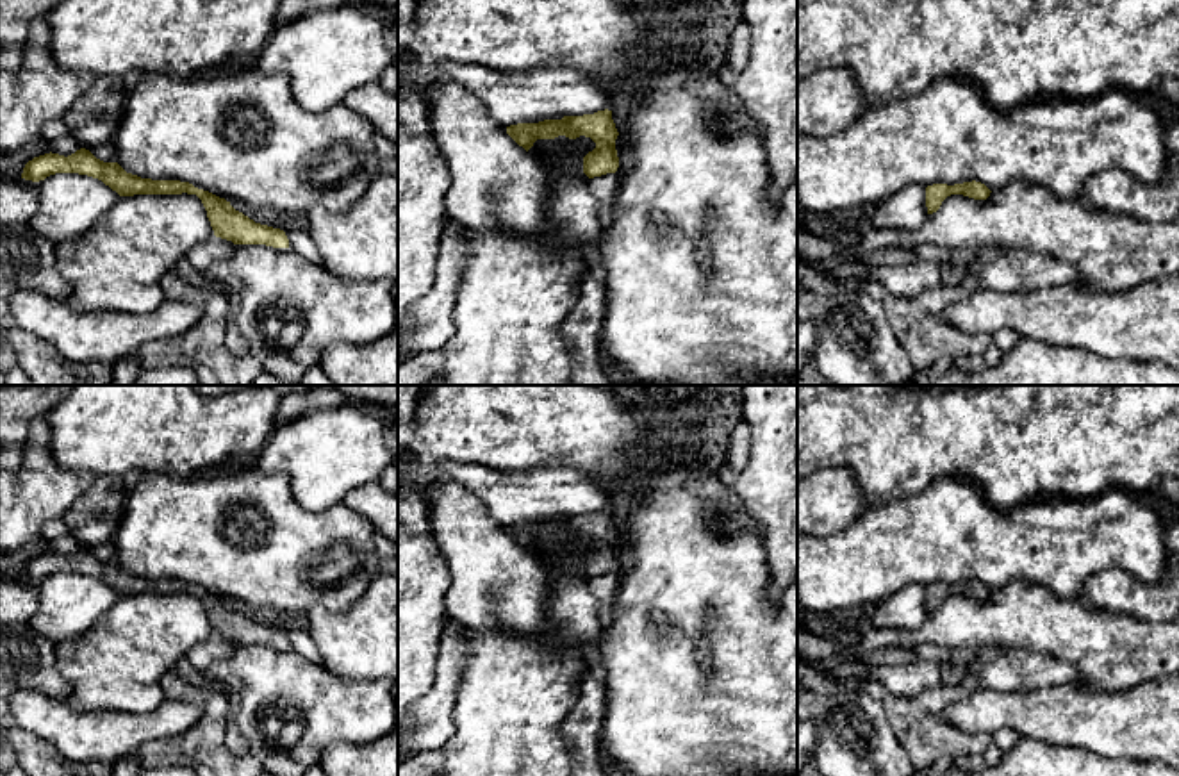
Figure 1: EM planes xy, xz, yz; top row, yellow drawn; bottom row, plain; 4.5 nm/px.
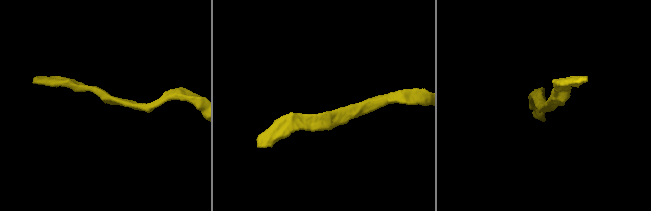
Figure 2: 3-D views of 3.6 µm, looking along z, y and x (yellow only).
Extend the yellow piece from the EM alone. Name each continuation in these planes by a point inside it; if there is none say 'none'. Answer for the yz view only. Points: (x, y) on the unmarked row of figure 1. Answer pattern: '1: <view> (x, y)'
none

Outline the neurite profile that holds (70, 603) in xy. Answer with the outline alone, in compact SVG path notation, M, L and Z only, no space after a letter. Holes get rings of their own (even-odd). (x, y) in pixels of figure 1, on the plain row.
M55 573L37 582L39 607L29 624L55 646L84 635L121 596L102 580Z

